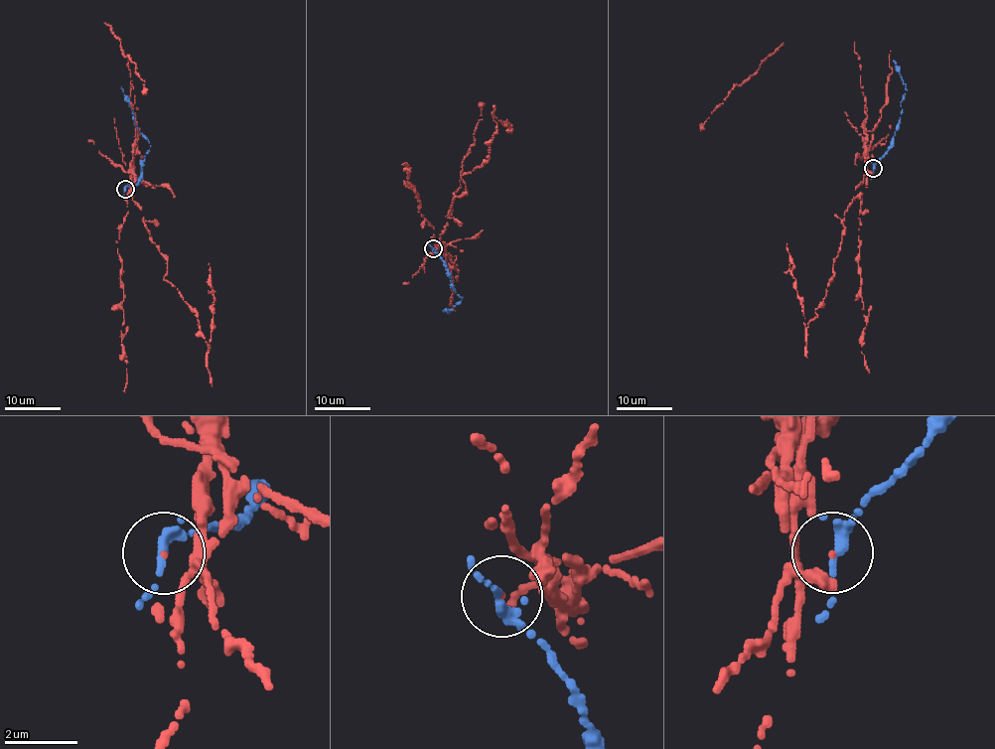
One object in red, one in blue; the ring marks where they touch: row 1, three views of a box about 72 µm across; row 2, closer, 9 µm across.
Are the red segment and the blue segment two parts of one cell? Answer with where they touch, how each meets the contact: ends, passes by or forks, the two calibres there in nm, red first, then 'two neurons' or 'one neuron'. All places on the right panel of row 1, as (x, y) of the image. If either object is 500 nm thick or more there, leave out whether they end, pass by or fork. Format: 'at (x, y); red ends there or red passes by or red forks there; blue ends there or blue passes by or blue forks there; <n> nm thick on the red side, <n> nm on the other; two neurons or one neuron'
at (873, 168); red ends there; blue ends there; 70 nm thick on the red side, 400 nm on the other; two neurons

